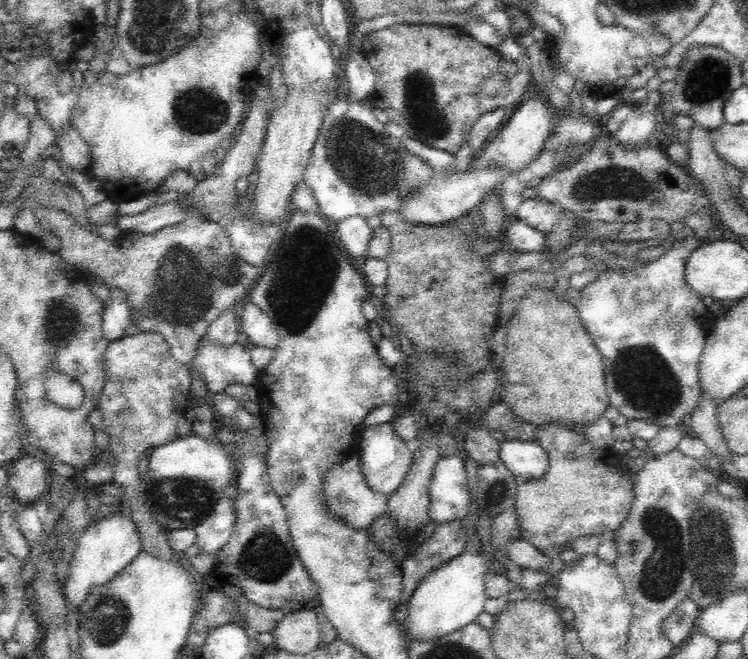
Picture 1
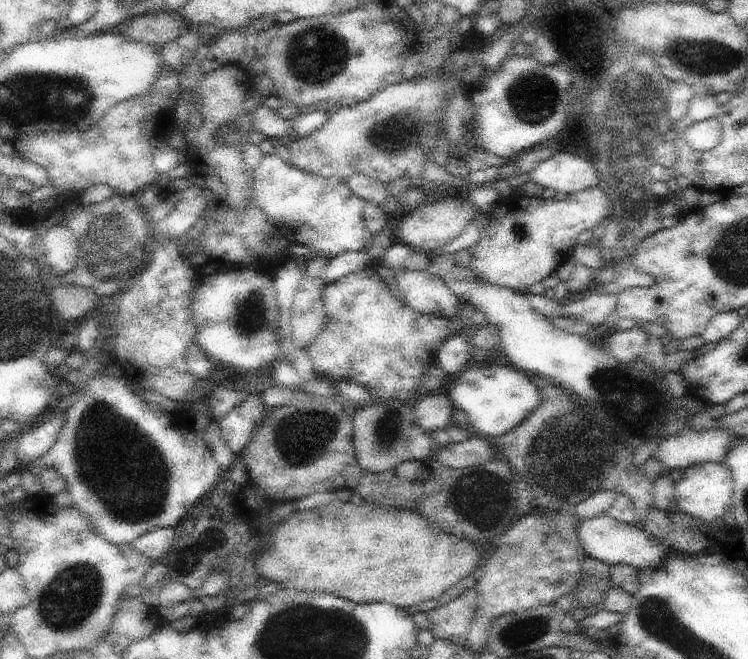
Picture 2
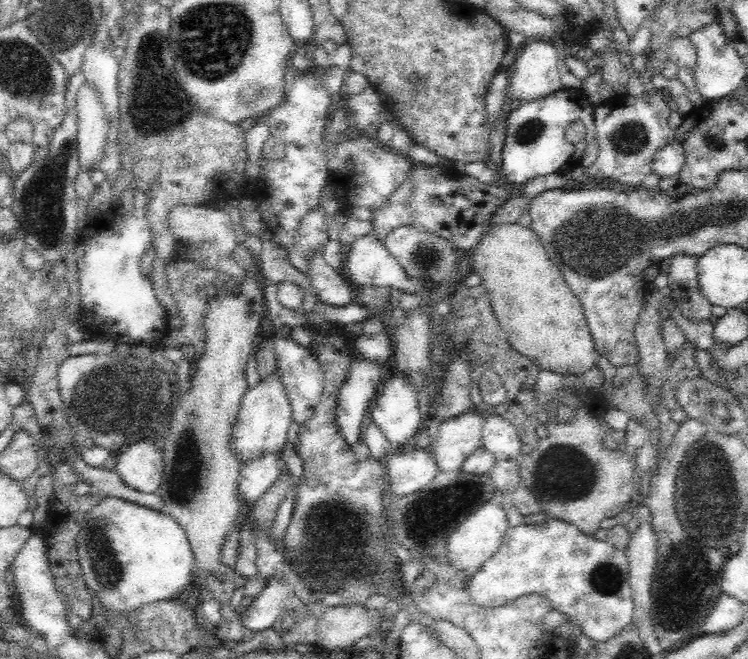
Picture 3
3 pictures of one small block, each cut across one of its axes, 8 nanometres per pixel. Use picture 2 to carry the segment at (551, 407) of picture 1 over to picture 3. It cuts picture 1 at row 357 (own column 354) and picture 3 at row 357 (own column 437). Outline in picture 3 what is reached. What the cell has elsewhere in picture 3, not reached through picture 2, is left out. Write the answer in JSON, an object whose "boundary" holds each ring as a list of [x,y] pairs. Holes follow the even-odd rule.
{"boundary":[[[504,224],[492,228],[473,251],[470,265],[471,272],[480,274],[481,283],[490,293],[494,315],[516,352],[532,359],[540,370],[558,374],[581,375],[597,366],[600,353],[588,329],[584,307],[563,279],[561,270],[550,260],[538,235],[532,229],[518,224]]]}

